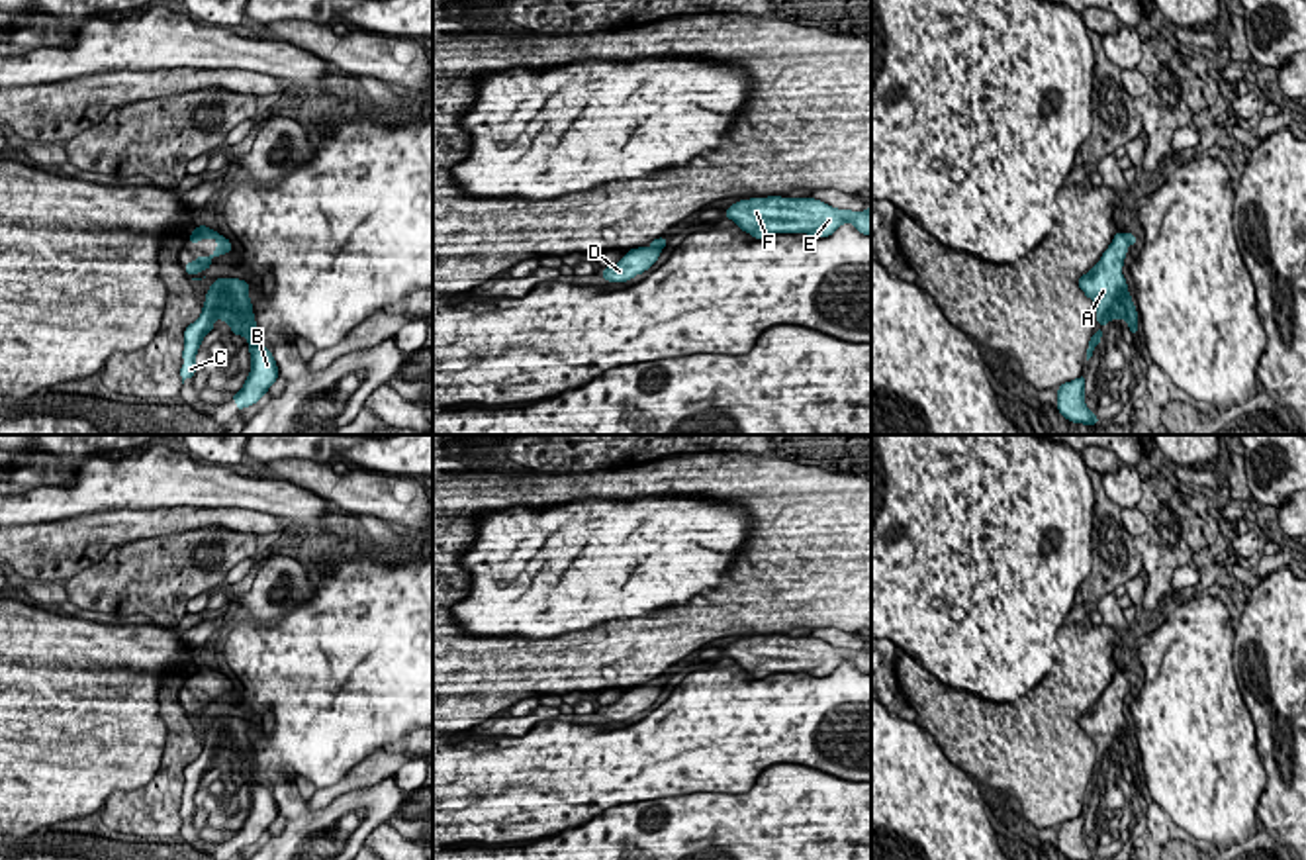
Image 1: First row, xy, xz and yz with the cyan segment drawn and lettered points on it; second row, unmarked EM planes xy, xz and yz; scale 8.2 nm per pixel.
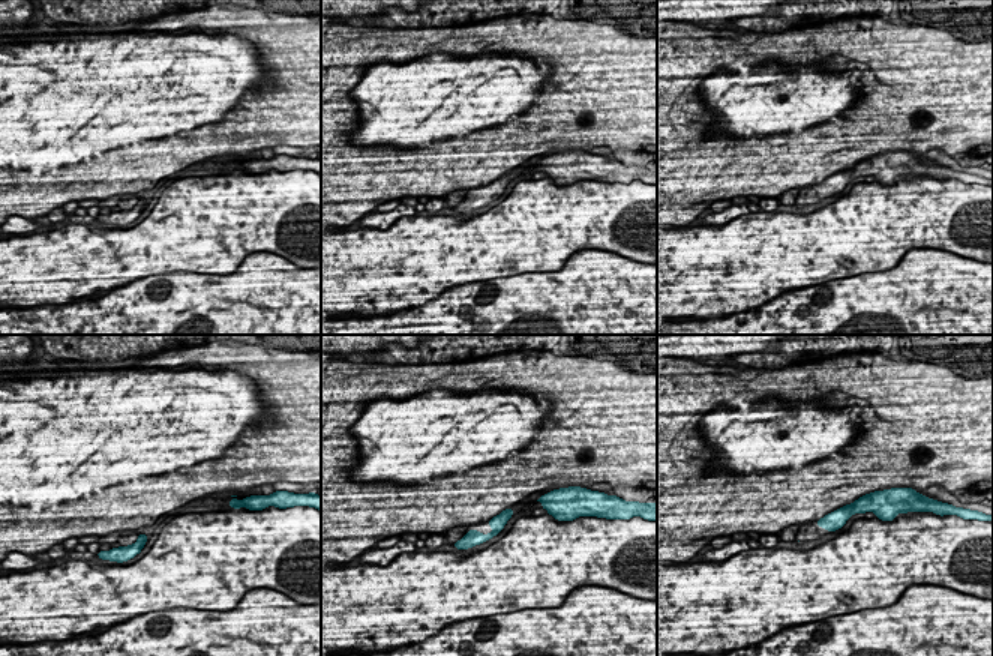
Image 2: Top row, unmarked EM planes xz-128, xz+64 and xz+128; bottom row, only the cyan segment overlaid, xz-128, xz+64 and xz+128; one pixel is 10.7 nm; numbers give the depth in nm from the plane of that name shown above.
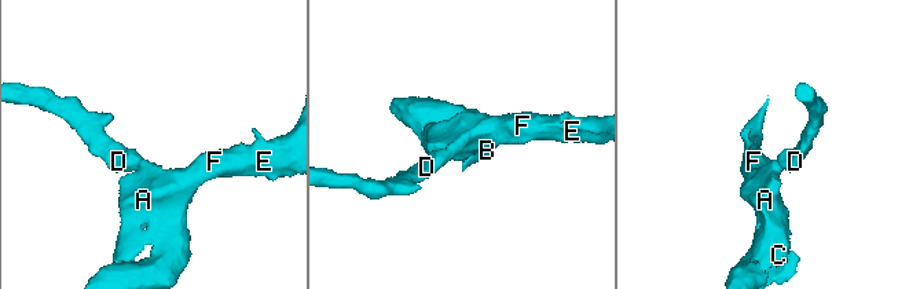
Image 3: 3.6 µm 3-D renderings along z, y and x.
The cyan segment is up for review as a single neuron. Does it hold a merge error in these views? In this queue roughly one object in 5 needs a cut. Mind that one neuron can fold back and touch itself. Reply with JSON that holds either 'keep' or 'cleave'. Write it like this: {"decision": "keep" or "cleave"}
{"decision": "keep"}

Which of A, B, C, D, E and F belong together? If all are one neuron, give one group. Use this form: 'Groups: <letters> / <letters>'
Groups: A B C D E F

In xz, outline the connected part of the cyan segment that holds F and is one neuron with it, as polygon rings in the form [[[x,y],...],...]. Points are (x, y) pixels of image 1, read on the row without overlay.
[[[750,637],[734,641],[724,654],[754,678],[775,672],[807,672],[828,676],[842,662],[854,662],[863,674],[871,674],[871,645],[863,650],[838,648],[815,637]]]

